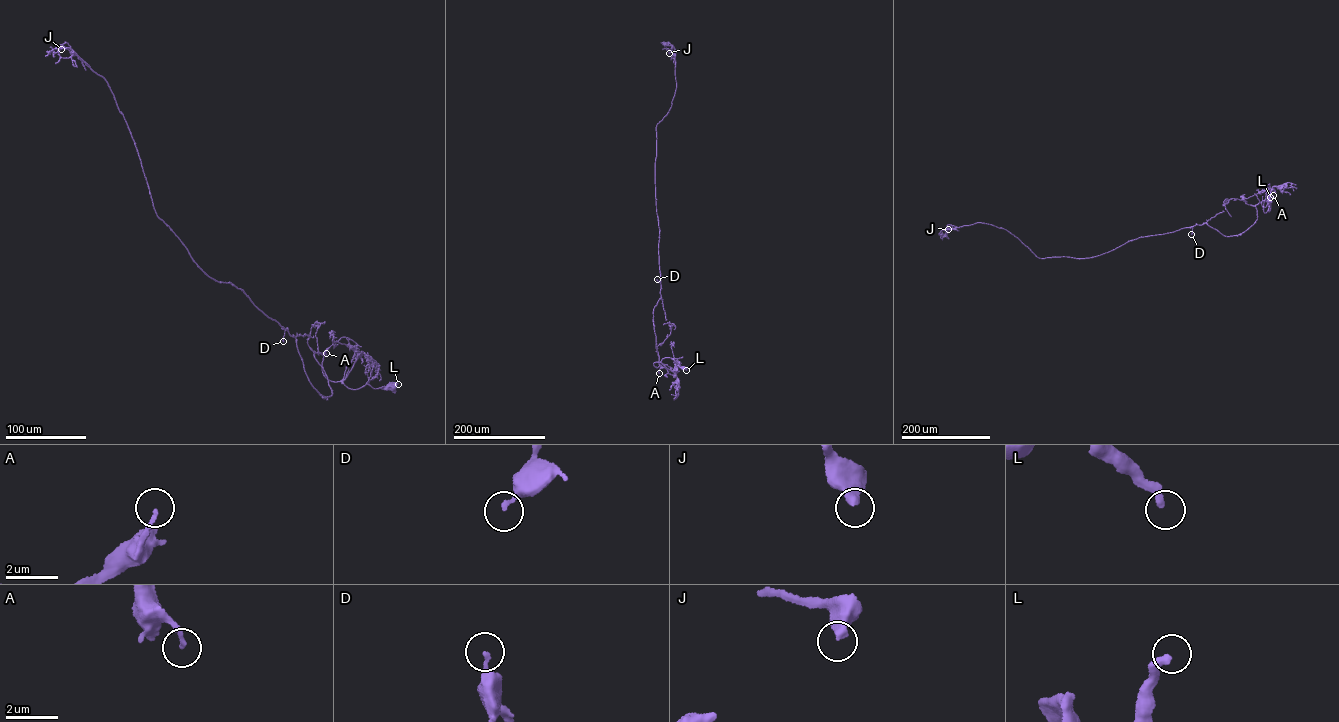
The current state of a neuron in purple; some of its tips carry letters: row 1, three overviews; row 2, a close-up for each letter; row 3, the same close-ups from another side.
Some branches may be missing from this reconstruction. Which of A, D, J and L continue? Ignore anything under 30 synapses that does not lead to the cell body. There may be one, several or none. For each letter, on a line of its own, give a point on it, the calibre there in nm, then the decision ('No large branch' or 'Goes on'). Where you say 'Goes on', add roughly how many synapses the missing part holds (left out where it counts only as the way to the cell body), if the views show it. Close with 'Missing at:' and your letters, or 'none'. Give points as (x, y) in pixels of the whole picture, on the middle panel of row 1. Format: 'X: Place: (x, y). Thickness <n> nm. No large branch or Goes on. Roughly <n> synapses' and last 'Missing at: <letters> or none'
A: Place: (659, 373). Thickness 120 nm. No large branch
D: Place: (657, 279). Thickness 180 nm. No large branch
J: Place: (669, 53). Thickness 380 nm. No large branch
L: Place: (686, 370). Thickness 300 nm. No large branch
Missing at: none

